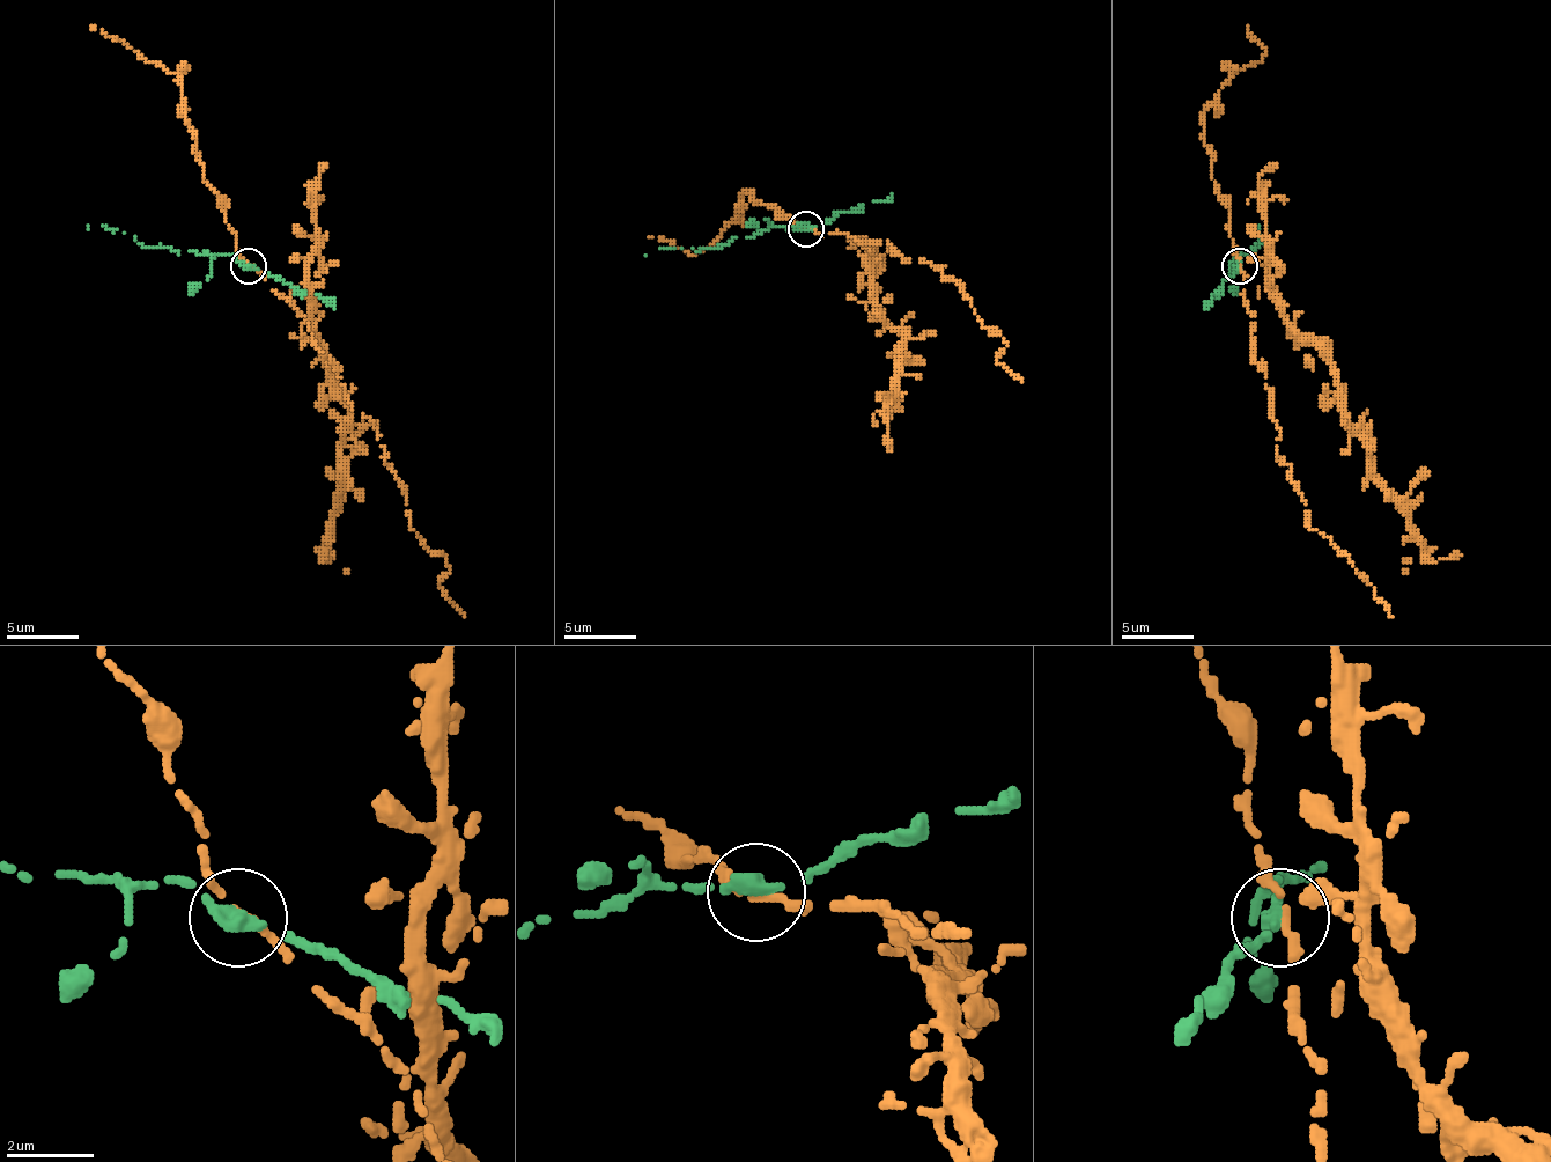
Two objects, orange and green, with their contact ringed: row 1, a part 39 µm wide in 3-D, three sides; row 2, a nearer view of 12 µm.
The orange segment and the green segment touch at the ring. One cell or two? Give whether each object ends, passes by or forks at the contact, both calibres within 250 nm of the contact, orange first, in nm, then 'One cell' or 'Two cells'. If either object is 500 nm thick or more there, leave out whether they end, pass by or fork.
At the ring orange passes by. At the ring green passes by. Thickness 150 nm (orange) against 320 nm. Two cells

